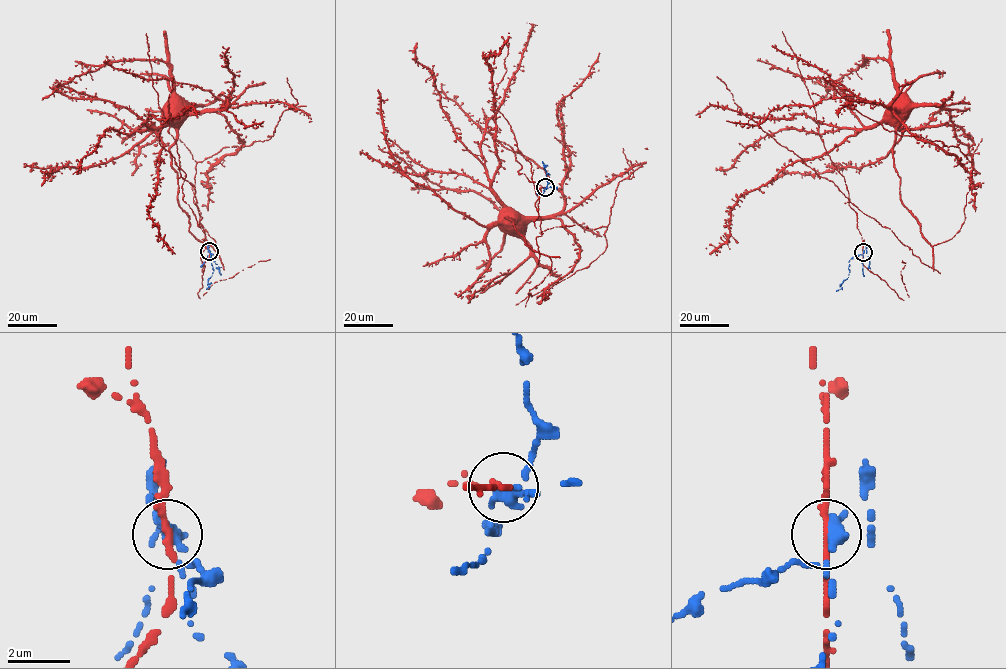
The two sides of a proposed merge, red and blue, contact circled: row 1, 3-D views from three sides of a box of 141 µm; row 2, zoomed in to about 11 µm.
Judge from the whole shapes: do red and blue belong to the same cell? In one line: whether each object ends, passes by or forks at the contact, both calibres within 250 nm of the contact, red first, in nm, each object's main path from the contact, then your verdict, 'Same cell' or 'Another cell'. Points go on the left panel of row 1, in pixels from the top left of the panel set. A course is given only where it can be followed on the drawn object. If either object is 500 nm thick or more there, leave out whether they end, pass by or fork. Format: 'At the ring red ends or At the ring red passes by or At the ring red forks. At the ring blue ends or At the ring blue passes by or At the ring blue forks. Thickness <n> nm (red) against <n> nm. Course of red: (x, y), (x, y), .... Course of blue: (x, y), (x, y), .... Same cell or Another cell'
At the ring red passes by. At the ring blue passes by. Thickness 200 nm (red) against 360 nm. Course of red: (209, 251), (205, 234), (183, 200), (185, 173), (151, 79), (196, 85), (228, 105), (170, 115). Course of blue: (209, 251), (213, 270), (206, 289). Another cell

